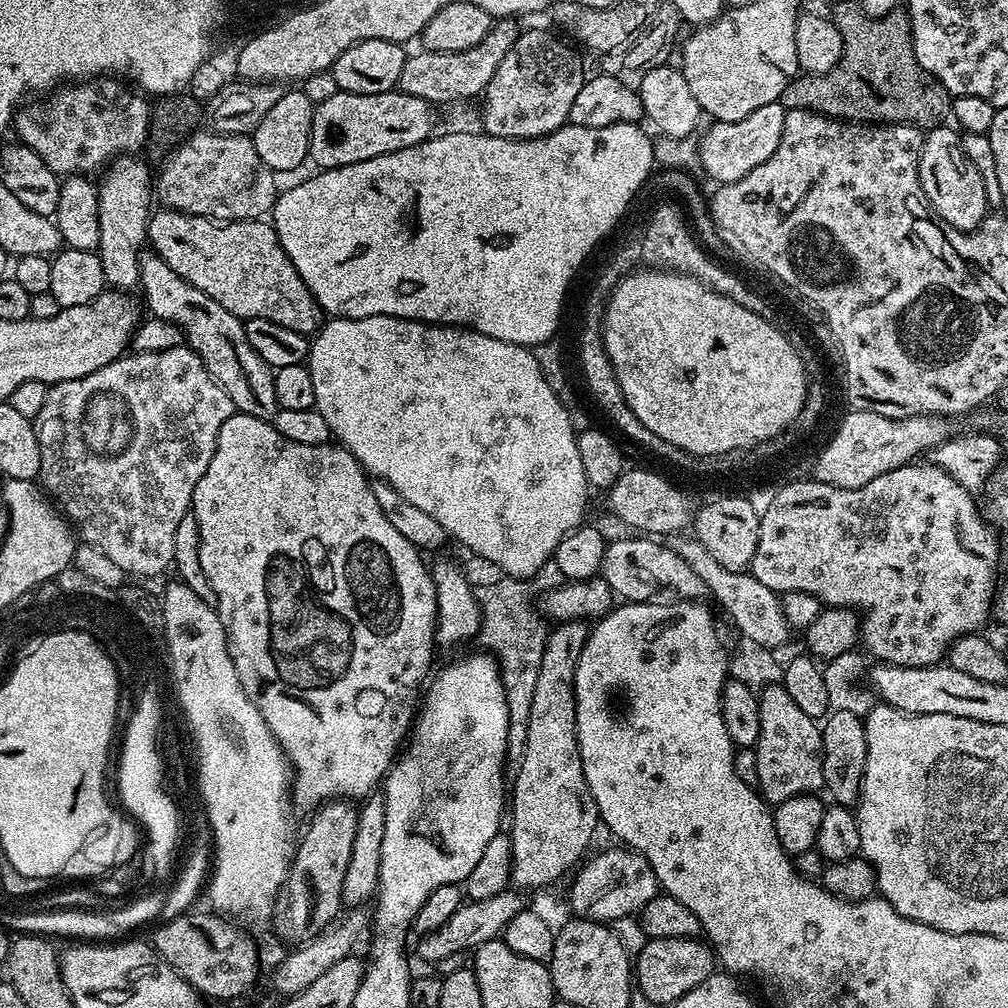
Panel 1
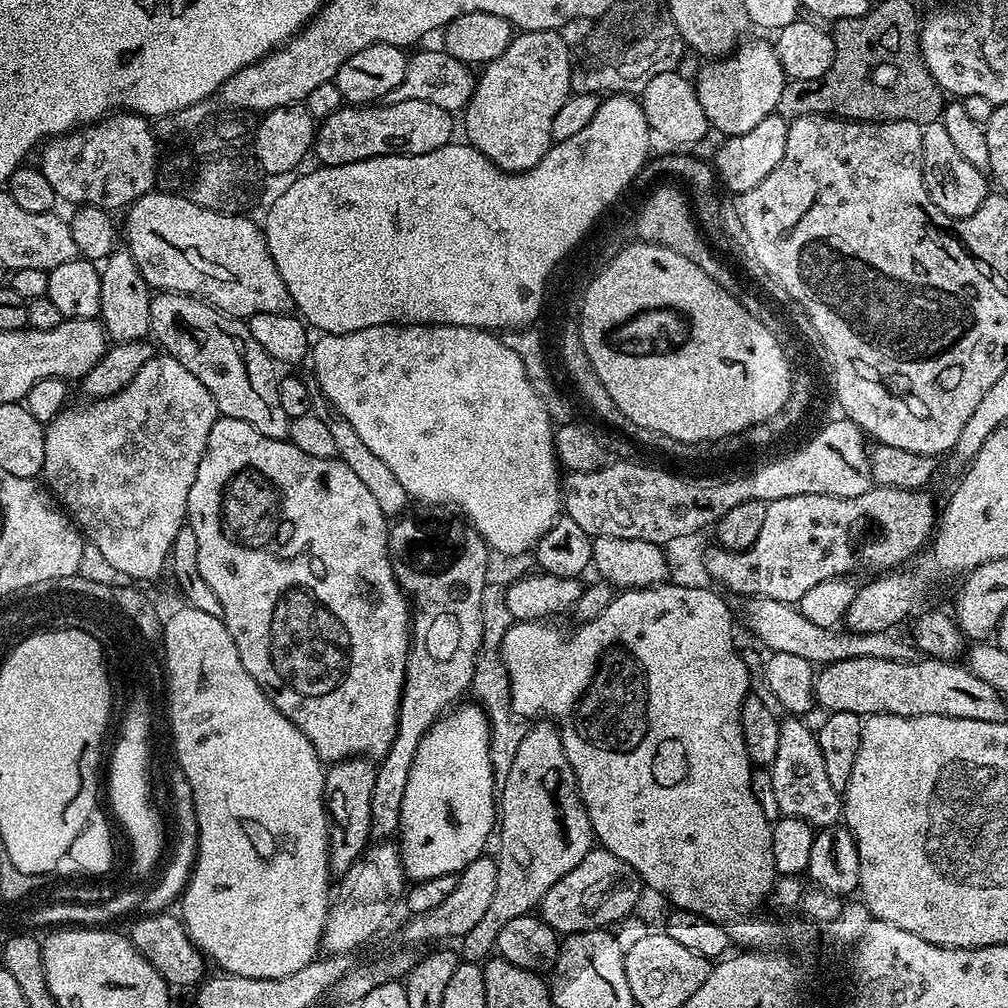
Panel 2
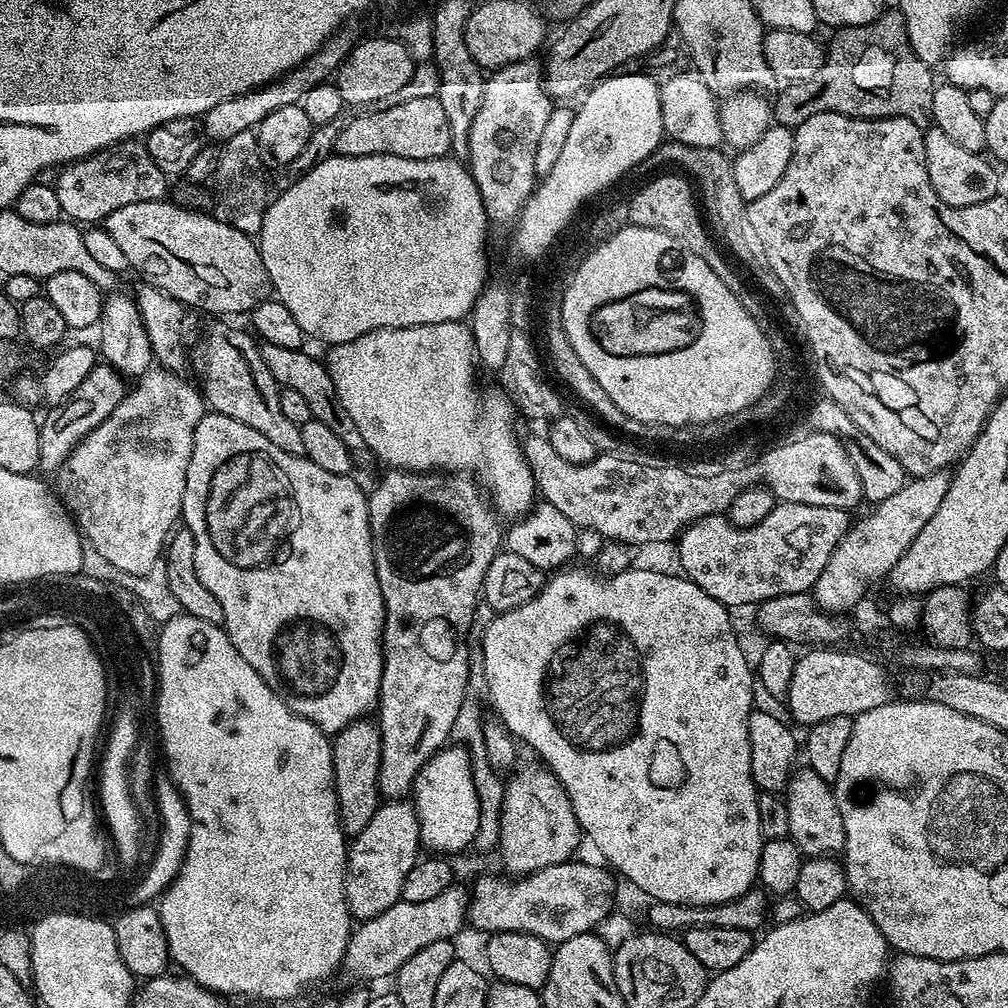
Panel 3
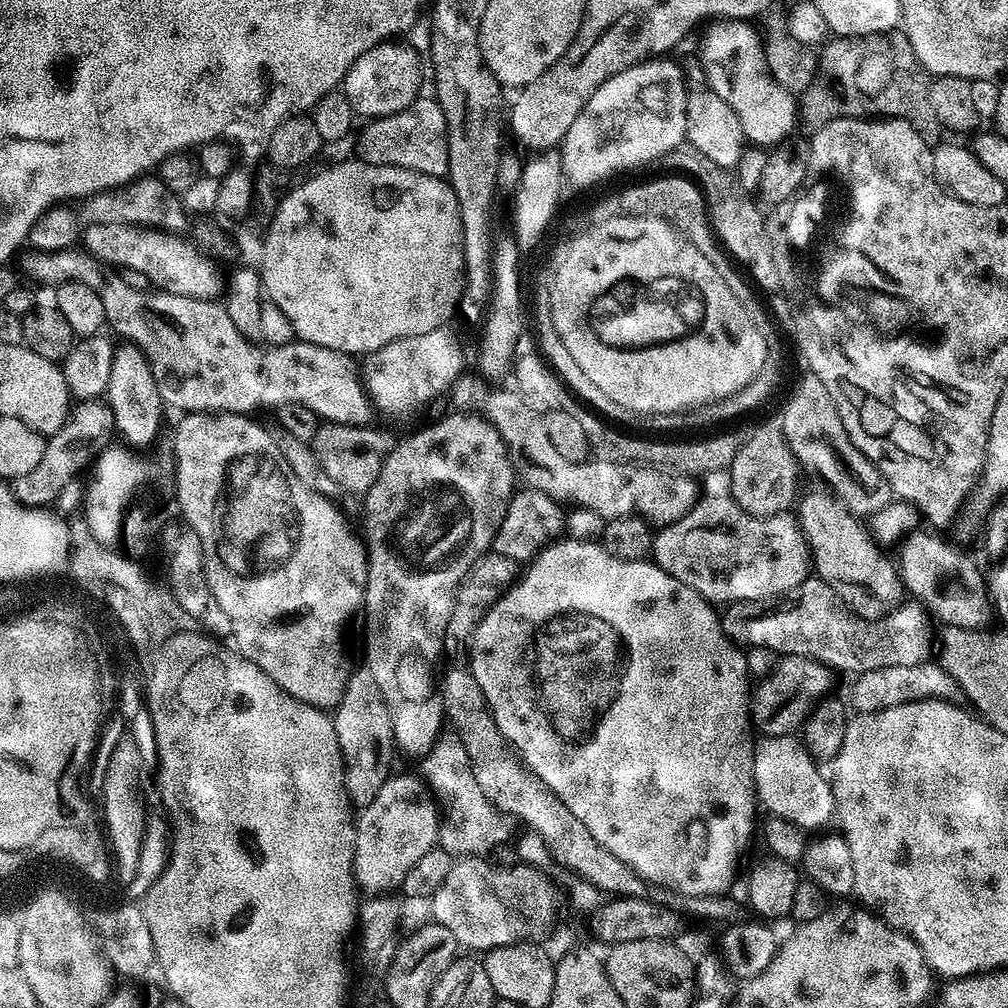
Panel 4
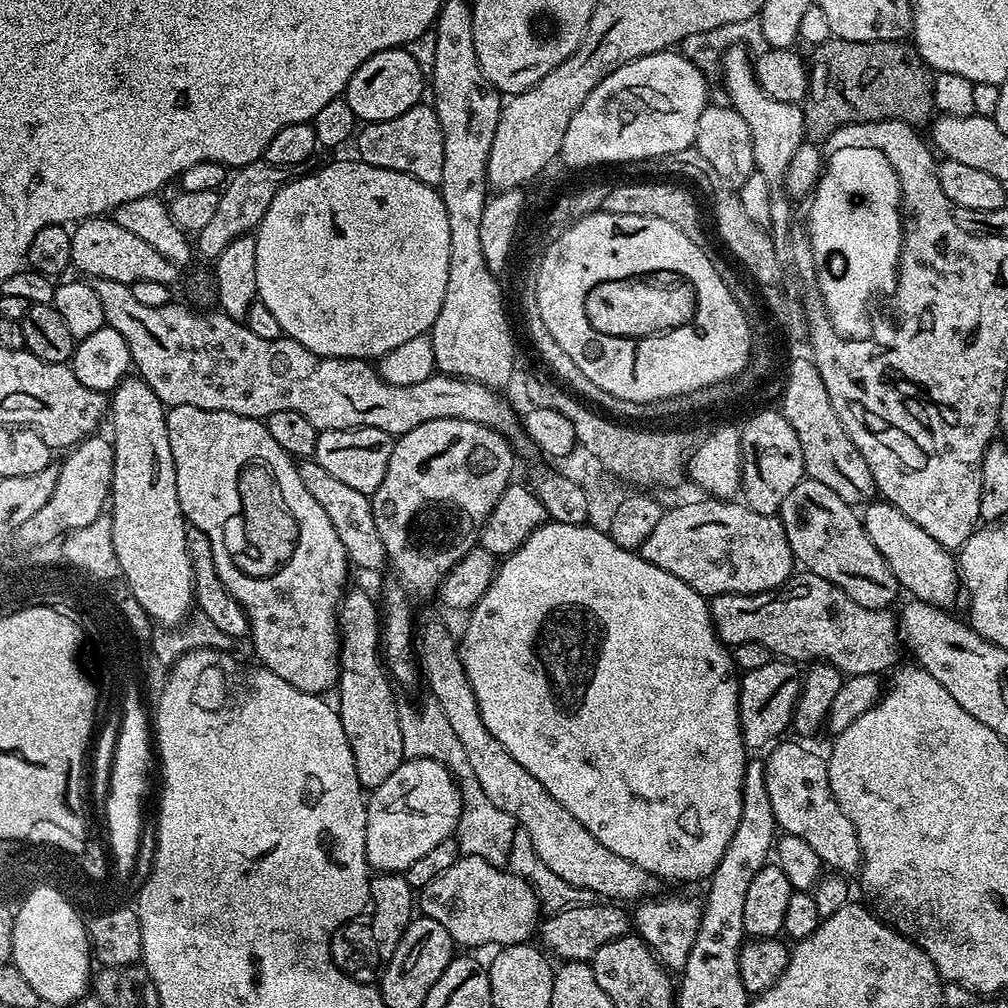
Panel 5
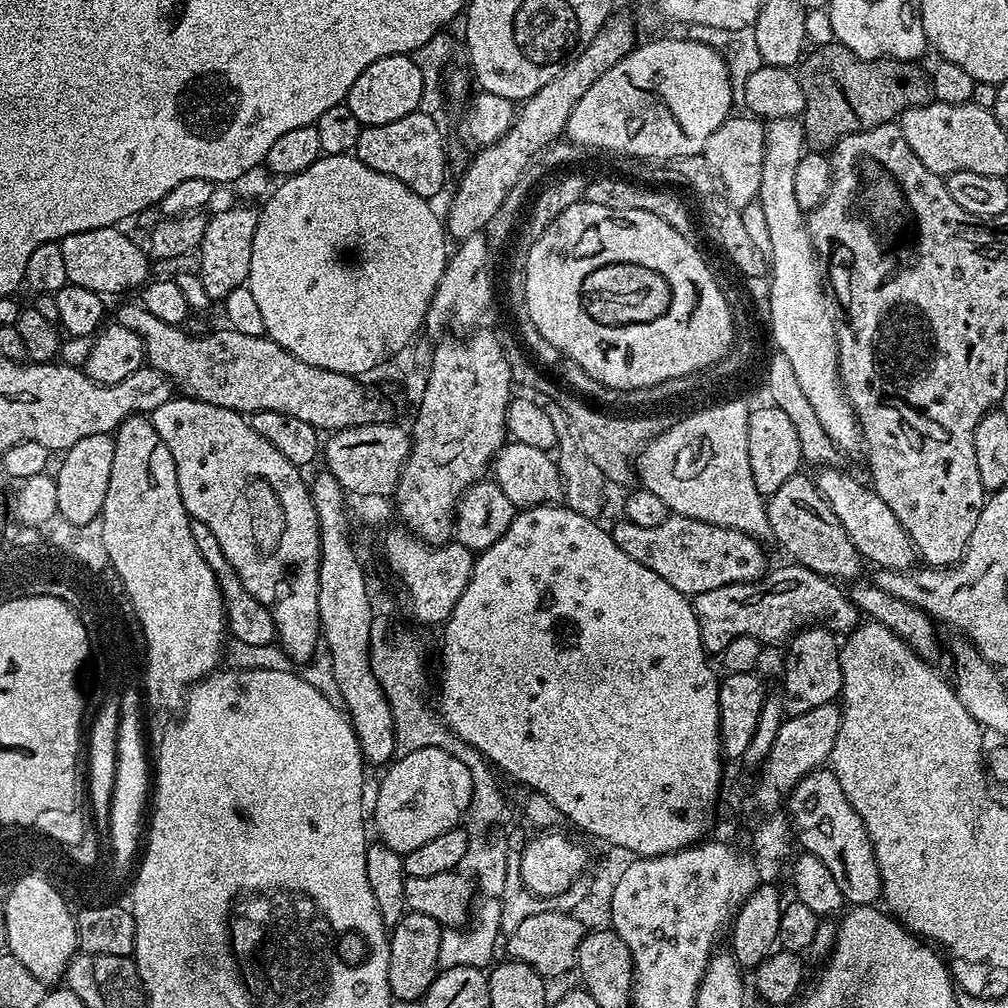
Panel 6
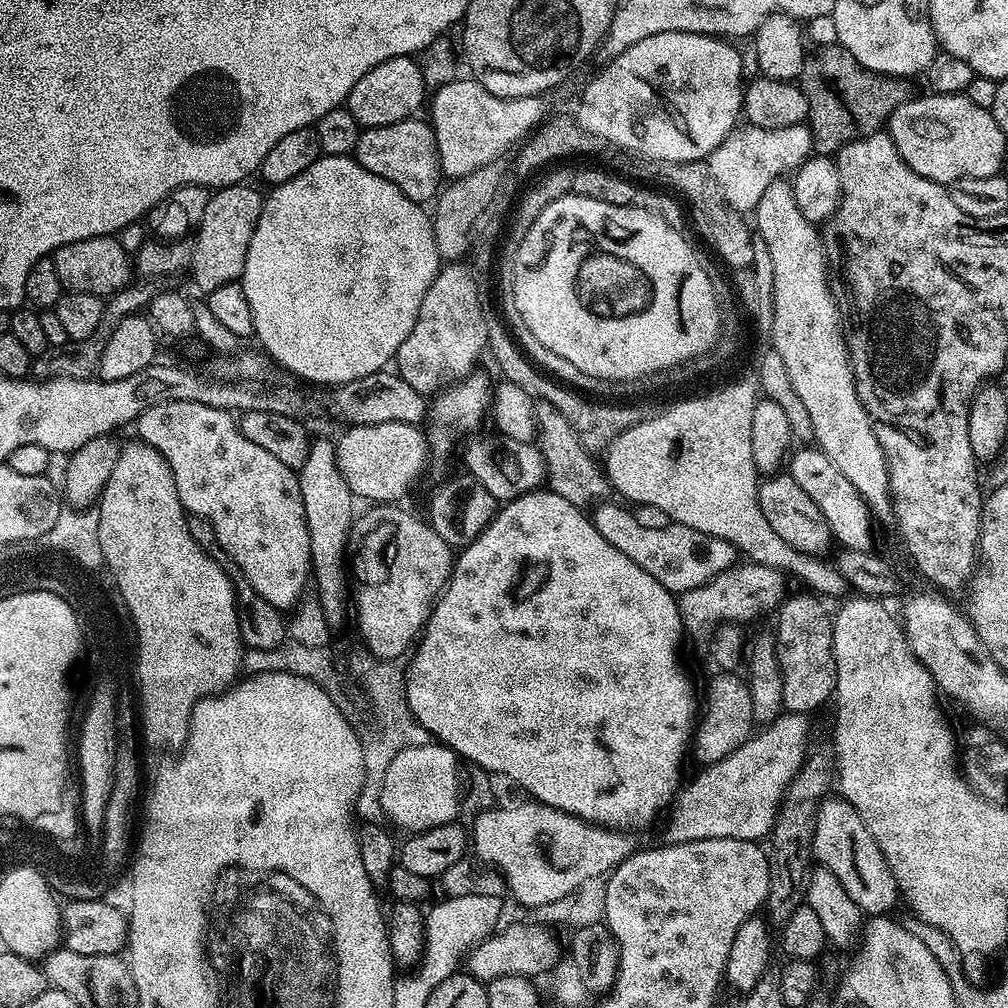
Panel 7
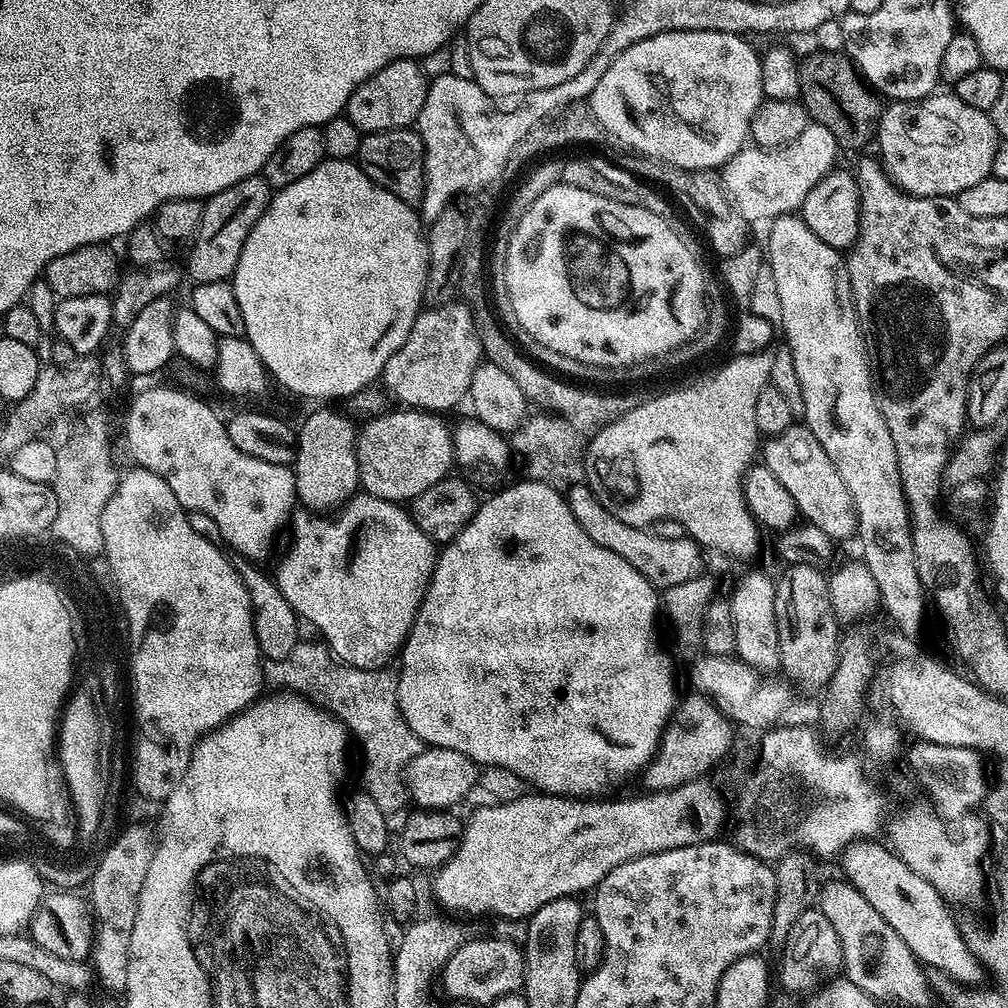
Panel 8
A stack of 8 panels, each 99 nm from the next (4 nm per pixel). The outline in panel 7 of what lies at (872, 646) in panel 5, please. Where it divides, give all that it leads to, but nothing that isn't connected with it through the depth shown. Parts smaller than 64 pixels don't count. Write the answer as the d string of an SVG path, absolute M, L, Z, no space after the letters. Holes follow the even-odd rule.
M737 562L694 590L679 593L680 627L683 635L696 648L707 649L714 630L725 622L745 622L777 607L785 599L785 577L778 570L751 562Z

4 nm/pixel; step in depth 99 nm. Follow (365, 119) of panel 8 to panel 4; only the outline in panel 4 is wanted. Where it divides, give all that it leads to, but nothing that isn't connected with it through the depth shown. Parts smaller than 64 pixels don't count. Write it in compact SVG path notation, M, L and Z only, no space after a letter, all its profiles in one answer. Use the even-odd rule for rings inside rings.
M381 42L366 50L353 62L344 75L342 91L357 117L389 116L398 110L406 110L418 99L421 95L420 79L420 60L407 43Z

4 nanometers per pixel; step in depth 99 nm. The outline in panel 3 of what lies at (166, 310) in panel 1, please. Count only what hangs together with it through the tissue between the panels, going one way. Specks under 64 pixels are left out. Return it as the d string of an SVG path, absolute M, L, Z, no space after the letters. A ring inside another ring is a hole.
M212 322L204 337L203 332L199 337L196 368L200 371L199 383L207 407L226 418L234 418L234 422L242 422L242 426L250 426L250 430L258 430L258 434L270 438L270 442L274 442L278 450L286 450L286 454L304 455L300 425L289 422L286 414L282 414L282 406L278 406L281 385L276 383L274 374L266 370L260 344L247 331L244 333L228 324L231 323Z

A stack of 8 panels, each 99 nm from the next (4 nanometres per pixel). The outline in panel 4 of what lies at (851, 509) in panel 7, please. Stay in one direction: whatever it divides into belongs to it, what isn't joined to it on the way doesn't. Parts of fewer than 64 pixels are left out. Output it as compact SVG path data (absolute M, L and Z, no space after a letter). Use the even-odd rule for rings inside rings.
M917 530L906 536L900 547L898 567L905 589L921 604L927 606L950 628L987 629L994 603L986 583L986 576L964 552L959 552L943 540L943 535Z

